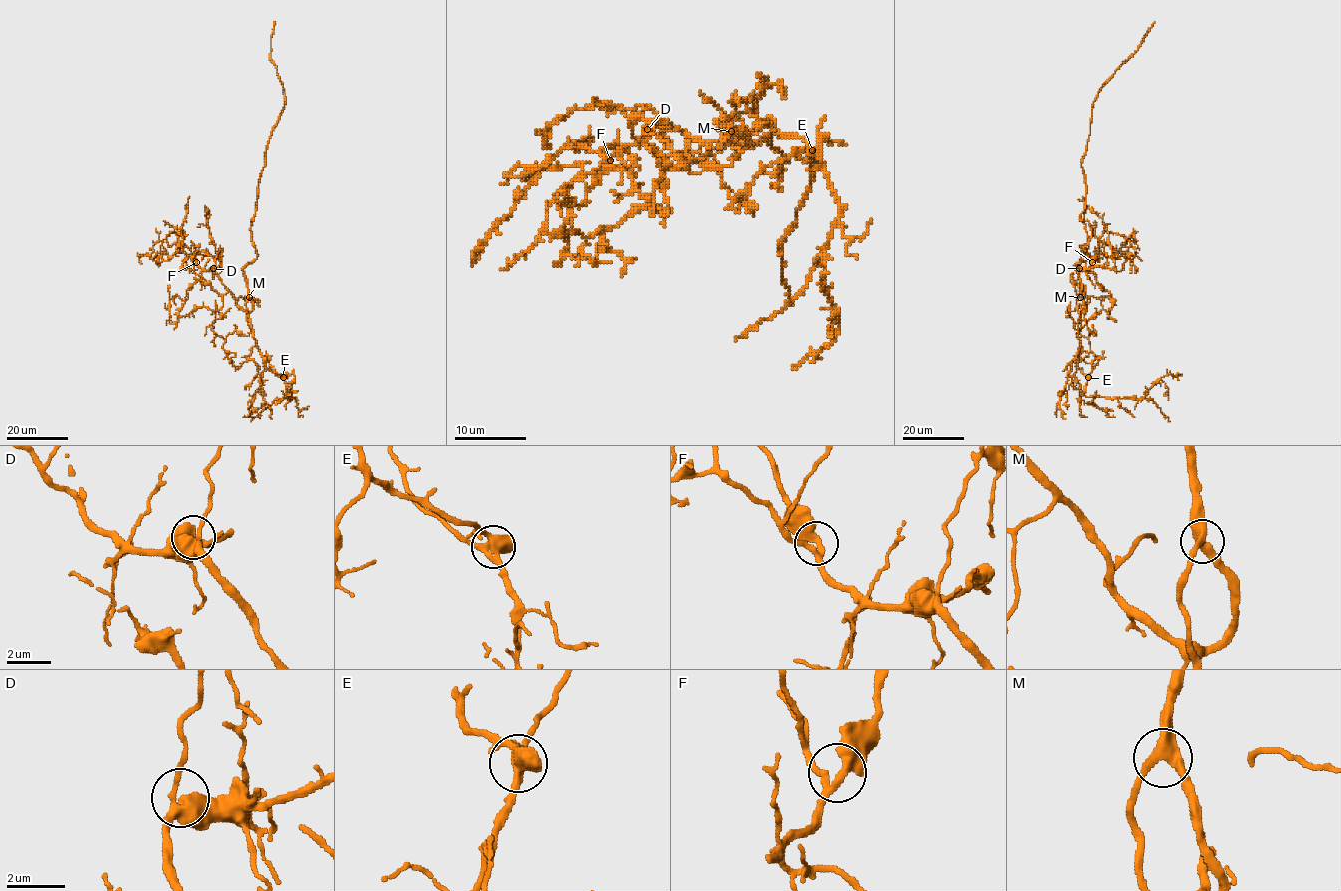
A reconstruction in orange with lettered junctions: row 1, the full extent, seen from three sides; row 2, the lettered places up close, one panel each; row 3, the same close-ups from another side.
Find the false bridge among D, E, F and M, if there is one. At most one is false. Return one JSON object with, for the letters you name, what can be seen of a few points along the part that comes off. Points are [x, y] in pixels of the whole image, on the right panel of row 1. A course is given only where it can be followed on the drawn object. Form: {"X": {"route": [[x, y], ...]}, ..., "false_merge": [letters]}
{"false_merge": []}

